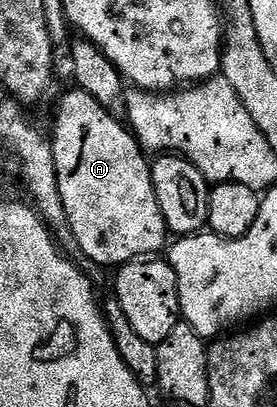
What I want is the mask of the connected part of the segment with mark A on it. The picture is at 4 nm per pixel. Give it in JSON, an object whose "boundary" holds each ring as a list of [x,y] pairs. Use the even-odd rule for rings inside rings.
{"boundary":[[[72,90],[59,100],[59,109],[55,112],[55,133],[50,133],[49,139],[57,166],[57,186],[61,190],[61,202],[67,215],[65,224],[68,229],[71,227],[76,246],[93,263],[114,266],[162,253],[159,251],[163,243],[165,248],[169,240],[167,223],[157,202],[151,164],[134,135],[120,121],[114,120],[97,98]]]}

